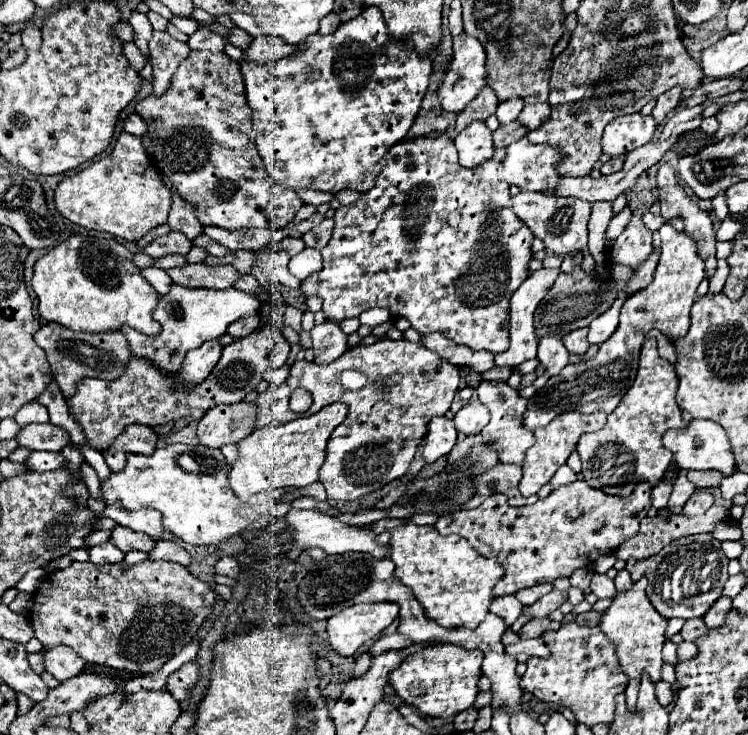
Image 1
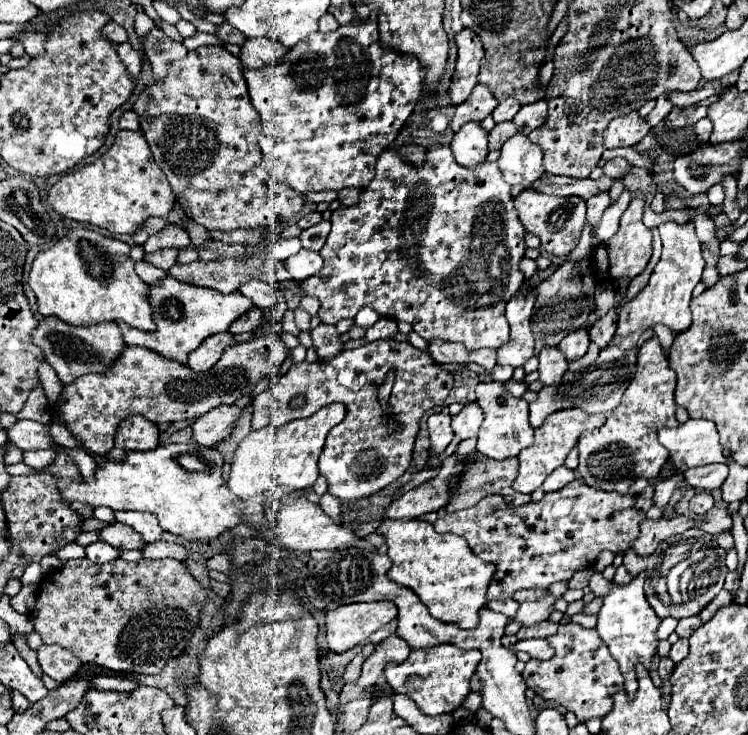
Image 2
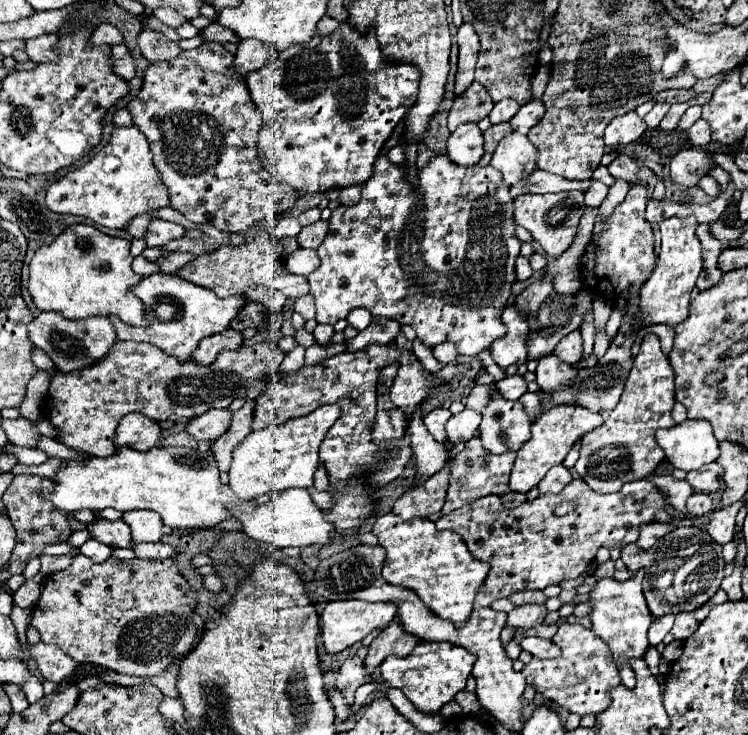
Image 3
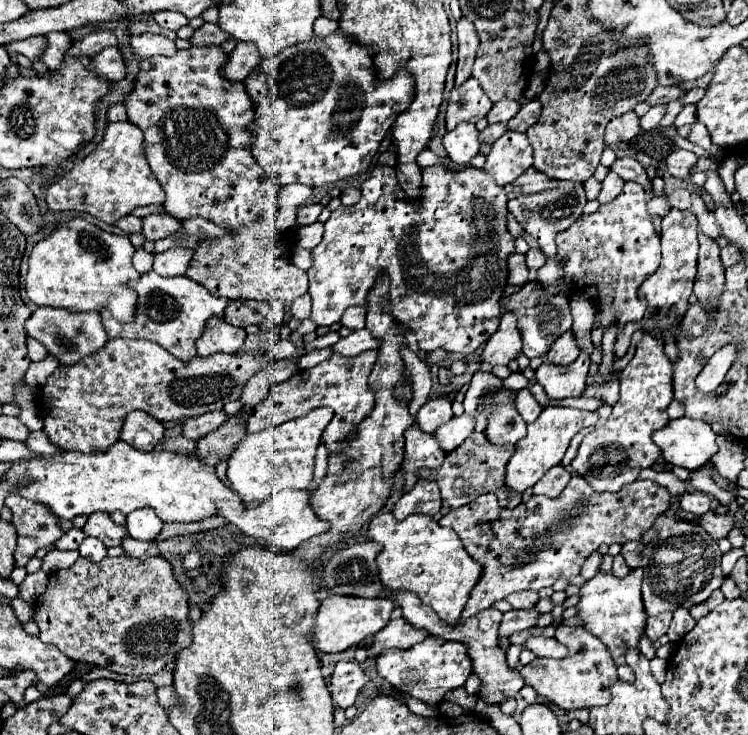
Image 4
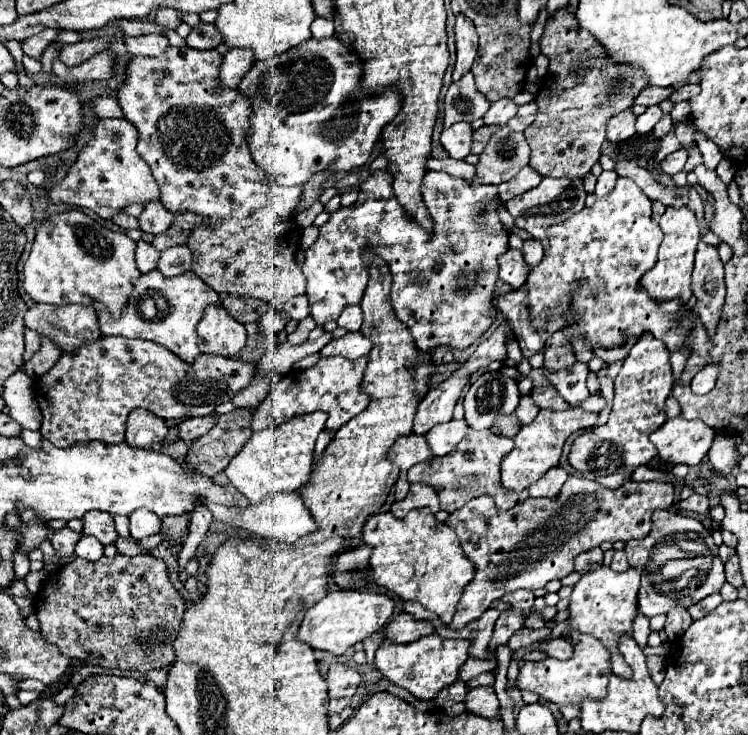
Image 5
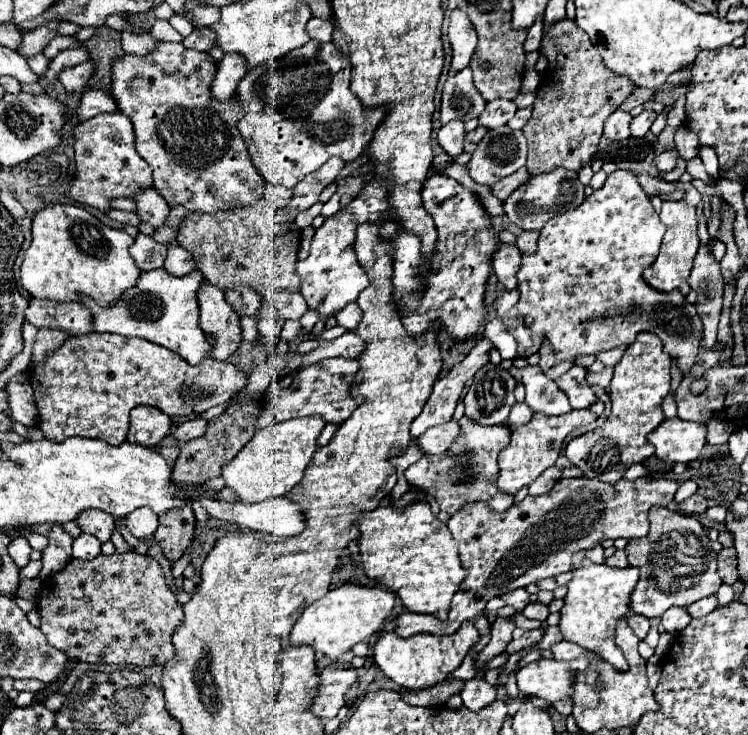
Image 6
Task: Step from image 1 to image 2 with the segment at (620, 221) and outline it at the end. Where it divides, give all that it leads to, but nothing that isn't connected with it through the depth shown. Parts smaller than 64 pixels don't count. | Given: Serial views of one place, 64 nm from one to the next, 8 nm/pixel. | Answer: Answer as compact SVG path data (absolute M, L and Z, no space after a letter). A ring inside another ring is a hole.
M624 190L620 200L604 212L602 220L596 228L596 236L600 240L610 240L614 236L614 232L618 230L618 224L620 224L620 216L624 214L624 208L628 208L628 204L630 204L630 194L628 194L628 190Z

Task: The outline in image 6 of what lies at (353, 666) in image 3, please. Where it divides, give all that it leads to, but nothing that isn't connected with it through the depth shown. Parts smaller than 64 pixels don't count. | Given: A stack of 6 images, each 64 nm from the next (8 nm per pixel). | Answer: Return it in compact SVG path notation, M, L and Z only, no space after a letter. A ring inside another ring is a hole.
M328 666L320 674L320 688L314 700L312 712L320 718L334 718L338 710L346 704L344 694L358 680L354 668L334 668Z

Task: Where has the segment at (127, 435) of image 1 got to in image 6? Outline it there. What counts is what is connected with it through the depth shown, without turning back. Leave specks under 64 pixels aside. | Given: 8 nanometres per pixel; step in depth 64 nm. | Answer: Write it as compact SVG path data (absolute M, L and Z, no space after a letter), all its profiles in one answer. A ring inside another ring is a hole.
M136 406L130 412L128 442L140 444L146 448L154 448L170 432L170 422L172 420L164 412L152 406Z

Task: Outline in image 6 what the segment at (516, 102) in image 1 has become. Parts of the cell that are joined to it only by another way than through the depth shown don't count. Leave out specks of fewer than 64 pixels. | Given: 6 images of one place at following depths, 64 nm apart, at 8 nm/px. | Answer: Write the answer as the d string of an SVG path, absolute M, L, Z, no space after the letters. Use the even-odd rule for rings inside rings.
M498 98L498 100L492 100L486 104L486 110L482 112L482 116L478 118L482 126L486 128L498 128L498 126L504 126L508 124L508 120L516 114L516 104L512 100L504 100L504 98Z

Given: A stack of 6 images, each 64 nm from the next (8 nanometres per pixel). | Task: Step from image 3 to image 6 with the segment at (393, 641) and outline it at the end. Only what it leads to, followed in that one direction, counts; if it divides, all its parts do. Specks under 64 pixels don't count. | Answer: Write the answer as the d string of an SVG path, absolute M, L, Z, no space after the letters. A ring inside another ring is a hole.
M564 478L556 484L556 488L550 494L544 496L526 496L520 504L514 504L506 512L494 512L488 508L482 500L472 500L468 506L460 508L456 514L448 520L448 530L452 532L454 540L458 542L460 558L464 568L468 570L468 576L460 584L460 590L452 598L452 608L446 622L440 622L426 614L414 614L414 612L402 612L396 618L394 632L402 638L414 636L414 634L452 634L456 632L462 622L474 620L480 612L484 612L490 598L502 596L516 588L526 588L528 584L536 584L544 578L554 578L562 572L570 572L572 564L570 558L574 552L588 550L598 546L602 540L616 540L616 538L642 538L648 534L648 512L652 506L668 506L678 490L678 482L674 480L654 480L654 478L638 478L638 480L620 480L616 484L604 484L600 480L588 480L588 478Z

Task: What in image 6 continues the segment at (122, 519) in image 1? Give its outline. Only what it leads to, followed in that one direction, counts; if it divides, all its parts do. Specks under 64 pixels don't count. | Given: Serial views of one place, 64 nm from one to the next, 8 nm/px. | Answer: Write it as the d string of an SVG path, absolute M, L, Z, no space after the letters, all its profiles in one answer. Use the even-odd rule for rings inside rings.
M138 508L126 516L126 526L136 538L148 538L158 528L158 516L150 508Z

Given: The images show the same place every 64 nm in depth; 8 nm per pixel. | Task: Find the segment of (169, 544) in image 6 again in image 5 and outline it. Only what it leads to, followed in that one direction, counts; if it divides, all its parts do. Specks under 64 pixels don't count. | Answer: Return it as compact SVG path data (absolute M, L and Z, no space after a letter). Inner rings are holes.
M188 516L162 518L162 534L166 540L180 540L188 534Z

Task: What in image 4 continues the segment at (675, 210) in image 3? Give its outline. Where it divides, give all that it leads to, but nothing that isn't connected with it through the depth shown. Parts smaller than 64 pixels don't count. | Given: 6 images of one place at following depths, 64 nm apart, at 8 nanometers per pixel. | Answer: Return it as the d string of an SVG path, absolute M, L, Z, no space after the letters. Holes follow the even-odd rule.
M654 196L654 198L650 198L650 202L648 202L648 214L650 214L652 218L656 218L656 216L664 218L670 210L672 210L672 206L668 204L668 200L666 200L664 196Z

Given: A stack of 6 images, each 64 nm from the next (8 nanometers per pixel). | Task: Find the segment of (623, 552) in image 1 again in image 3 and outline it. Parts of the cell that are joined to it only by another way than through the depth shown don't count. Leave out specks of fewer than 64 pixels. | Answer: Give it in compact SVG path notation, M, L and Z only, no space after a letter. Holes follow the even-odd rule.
M648 522L640 526L640 538L636 542L636 546L640 546L640 550L650 550L658 538L664 538L668 532L672 532L676 526L674 524L662 524L662 522Z

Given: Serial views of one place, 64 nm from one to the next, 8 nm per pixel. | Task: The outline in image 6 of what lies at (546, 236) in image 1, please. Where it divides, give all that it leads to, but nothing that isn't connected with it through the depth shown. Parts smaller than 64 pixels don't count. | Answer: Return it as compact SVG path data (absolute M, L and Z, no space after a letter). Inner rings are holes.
M556 168L548 174L534 176L528 184L512 192L512 196L504 202L504 212L510 218L510 222L520 226L522 230L540 232L540 228L544 228L544 224L552 220L552 216L572 210L582 202L584 202L584 184L578 180L578 174L564 168Z

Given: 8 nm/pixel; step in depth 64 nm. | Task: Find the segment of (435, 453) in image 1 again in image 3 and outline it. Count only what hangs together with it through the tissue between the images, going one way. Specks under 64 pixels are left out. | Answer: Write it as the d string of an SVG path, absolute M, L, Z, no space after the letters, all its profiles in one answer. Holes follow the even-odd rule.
M436 408L436 410L432 410L430 414L424 416L424 424L426 424L428 432L430 432L432 438L434 438L436 442L440 442L440 444L446 444L446 440L448 440L444 426L446 426L446 422L448 422L450 416L452 416L452 414L450 414L450 410L446 410L446 408Z

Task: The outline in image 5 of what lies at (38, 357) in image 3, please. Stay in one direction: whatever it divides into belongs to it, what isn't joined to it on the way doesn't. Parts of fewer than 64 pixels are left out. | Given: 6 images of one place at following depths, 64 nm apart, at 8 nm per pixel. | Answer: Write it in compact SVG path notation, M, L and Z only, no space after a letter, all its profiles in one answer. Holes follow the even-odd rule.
M26 330L26 358L32 358L40 350L40 336L32 330Z

